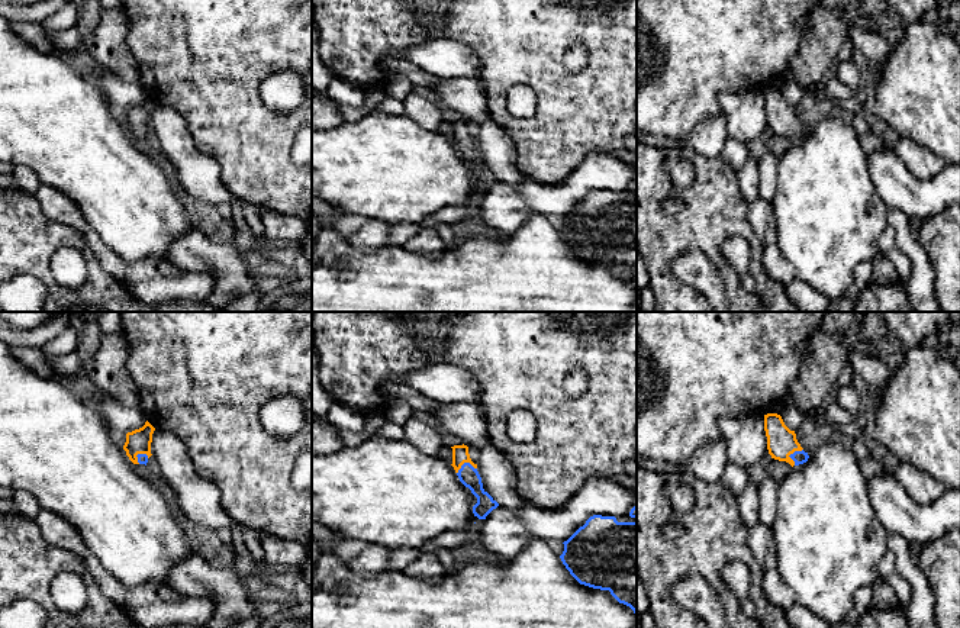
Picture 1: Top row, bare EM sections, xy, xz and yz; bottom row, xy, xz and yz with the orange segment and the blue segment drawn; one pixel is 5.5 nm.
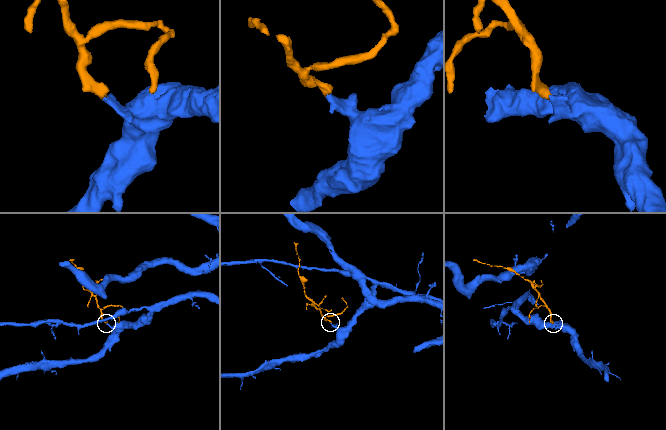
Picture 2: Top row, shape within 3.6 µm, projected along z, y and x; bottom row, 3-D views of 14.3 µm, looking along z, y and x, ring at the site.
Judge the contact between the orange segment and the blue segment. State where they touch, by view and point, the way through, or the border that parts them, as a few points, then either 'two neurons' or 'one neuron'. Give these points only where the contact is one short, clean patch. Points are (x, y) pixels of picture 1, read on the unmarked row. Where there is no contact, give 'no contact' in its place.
meets orange in yz at (791, 128); runs through yz (780, 116), (791, 128), (799, 132); one neuron

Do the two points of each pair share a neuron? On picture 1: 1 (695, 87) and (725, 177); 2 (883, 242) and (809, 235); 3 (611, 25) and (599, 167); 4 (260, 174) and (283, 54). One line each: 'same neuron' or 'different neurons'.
1: different neurons
2: different neurons
3: different neurons
4: same neuron

